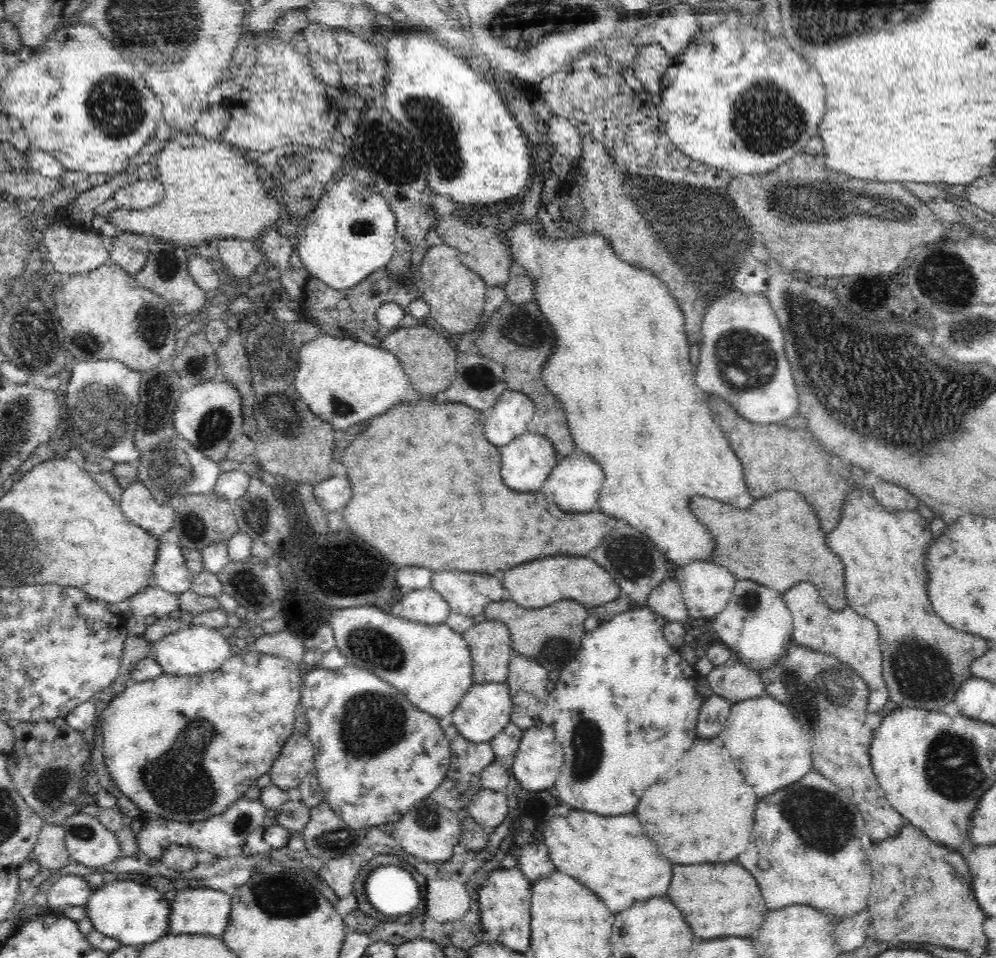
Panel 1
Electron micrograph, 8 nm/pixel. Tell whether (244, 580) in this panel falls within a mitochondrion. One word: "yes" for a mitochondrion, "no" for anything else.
yes

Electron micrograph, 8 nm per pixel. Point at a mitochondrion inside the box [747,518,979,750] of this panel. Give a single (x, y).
(918, 670)

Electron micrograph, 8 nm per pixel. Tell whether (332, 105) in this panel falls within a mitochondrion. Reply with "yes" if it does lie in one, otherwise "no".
no

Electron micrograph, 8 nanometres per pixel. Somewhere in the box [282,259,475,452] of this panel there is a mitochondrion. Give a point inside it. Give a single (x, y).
(338, 406)

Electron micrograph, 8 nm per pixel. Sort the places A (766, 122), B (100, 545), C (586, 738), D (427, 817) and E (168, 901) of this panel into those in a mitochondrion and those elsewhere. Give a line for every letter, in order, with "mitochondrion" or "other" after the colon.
A: mitochondrion
B: other
C: mitochondrion
D: mitochondrion
E: other

